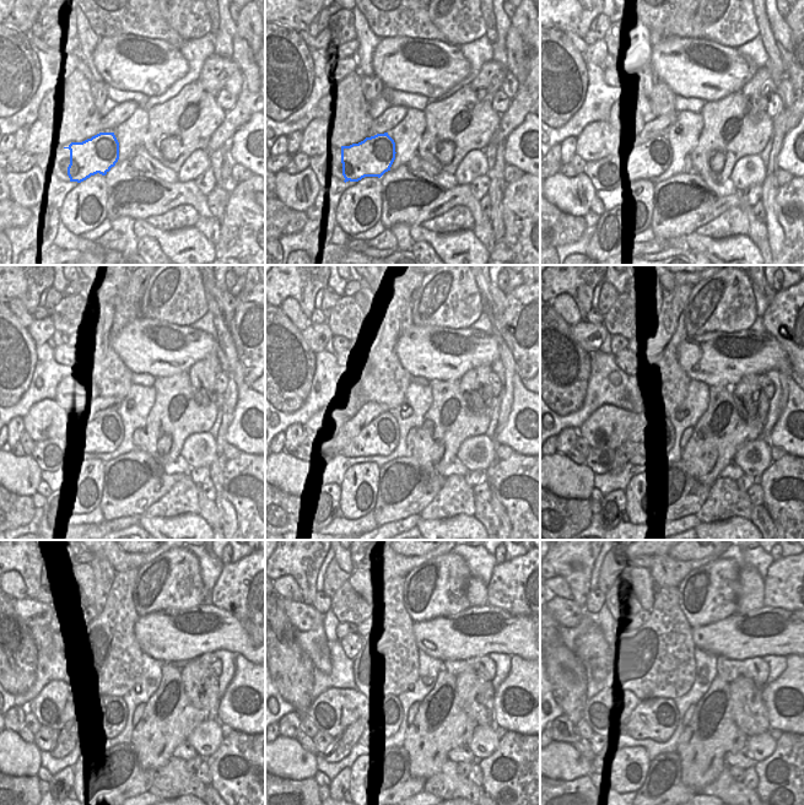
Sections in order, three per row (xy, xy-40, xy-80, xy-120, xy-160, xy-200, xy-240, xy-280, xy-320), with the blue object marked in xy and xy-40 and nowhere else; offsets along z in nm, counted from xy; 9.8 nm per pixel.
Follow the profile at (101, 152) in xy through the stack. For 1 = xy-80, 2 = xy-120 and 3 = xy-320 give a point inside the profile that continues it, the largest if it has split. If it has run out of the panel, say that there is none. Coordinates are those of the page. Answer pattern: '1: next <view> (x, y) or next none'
1: next xy-80 (652, 157)
2: next xy-120 (103, 433)
3: next xy-320 (638, 722)

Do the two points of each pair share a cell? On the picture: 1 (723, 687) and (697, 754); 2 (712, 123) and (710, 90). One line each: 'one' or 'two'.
1: one
2: two

